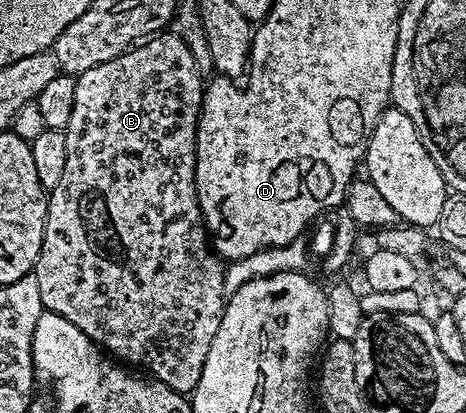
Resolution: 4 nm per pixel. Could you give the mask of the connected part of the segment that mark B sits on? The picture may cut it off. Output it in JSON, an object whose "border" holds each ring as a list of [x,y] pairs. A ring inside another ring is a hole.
{"border":[[[173,34],[151,36],[129,51],[113,57],[111,61],[93,66],[77,77],[76,102],[72,106],[72,118],[64,130],[68,142],[68,163],[64,166],[60,182],[56,182],[48,196],[44,238],[32,273],[36,278],[36,286],[40,286],[40,302],[45,311],[68,318],[72,326],[88,334],[88,338],[105,349],[111,357],[127,365],[139,364],[147,368],[151,372],[147,373],[157,383],[166,384],[172,391],[183,394],[193,393],[194,387],[200,382],[200,374],[204,374],[204,362],[208,362],[208,350],[212,350],[216,330],[220,330],[222,309],[226,307],[228,299],[228,293],[224,290],[226,269],[211,241],[206,241],[208,229],[204,223],[202,207],[198,204],[196,150],[203,91],[204,76],[192,58],[192,50],[188,50],[182,39]]]}

